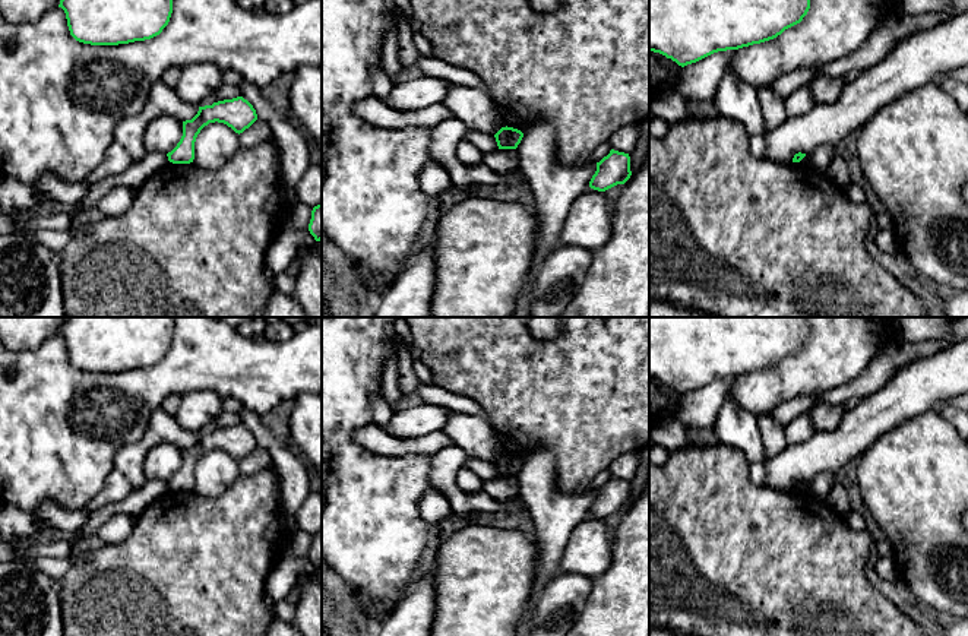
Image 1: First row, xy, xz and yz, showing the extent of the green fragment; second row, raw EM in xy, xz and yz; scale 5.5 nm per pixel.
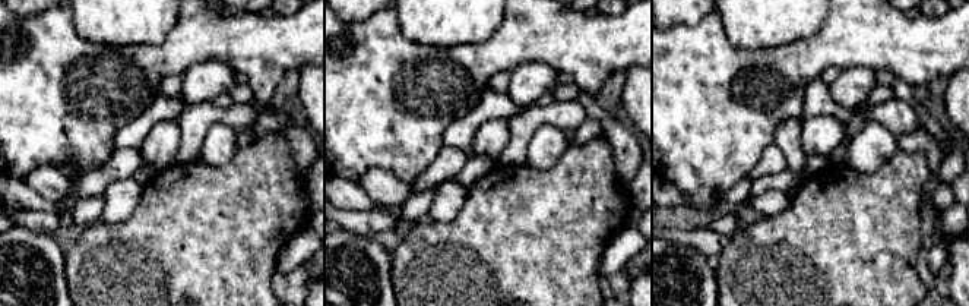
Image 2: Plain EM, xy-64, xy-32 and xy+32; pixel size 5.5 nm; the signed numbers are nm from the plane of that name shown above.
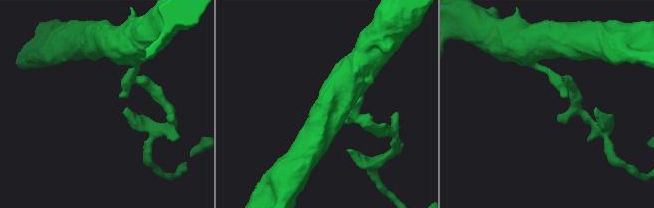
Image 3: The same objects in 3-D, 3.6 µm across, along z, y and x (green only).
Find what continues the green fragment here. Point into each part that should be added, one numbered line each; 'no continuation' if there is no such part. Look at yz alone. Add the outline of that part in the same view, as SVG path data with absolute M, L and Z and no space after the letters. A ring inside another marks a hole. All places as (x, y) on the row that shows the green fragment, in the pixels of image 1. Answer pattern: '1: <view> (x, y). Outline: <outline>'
no continuation

